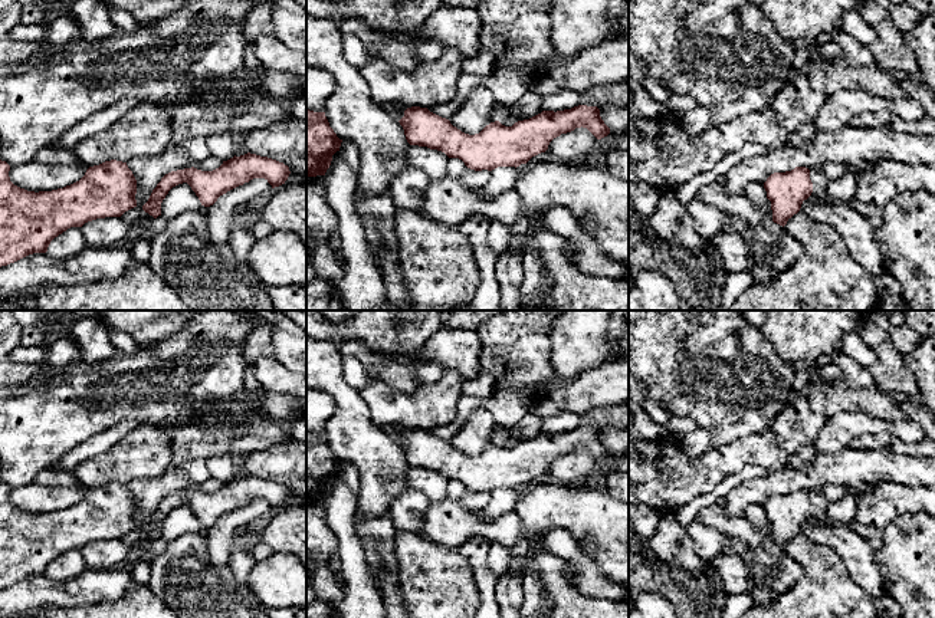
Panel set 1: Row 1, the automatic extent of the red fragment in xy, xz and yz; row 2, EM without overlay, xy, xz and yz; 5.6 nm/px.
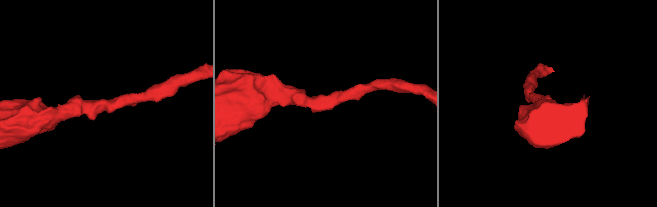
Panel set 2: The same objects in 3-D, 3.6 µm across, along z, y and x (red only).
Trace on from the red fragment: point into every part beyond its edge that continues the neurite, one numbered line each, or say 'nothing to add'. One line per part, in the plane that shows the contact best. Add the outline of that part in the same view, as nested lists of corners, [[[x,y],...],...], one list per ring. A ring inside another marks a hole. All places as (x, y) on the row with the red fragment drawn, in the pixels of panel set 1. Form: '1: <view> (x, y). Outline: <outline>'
nothing to add

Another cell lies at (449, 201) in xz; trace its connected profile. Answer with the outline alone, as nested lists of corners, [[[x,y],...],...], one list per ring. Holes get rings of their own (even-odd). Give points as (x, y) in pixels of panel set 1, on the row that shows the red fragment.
[[[447,175],[429,180],[423,194],[423,213],[434,221],[453,227],[472,216],[509,226],[522,217],[528,220],[532,217],[532,208],[525,207],[514,190],[495,197],[483,197],[478,190],[466,187],[460,178],[455,180]]]

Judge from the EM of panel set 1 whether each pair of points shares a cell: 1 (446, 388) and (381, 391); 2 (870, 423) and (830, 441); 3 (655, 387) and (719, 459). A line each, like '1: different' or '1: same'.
1: same
2: same
3: different

